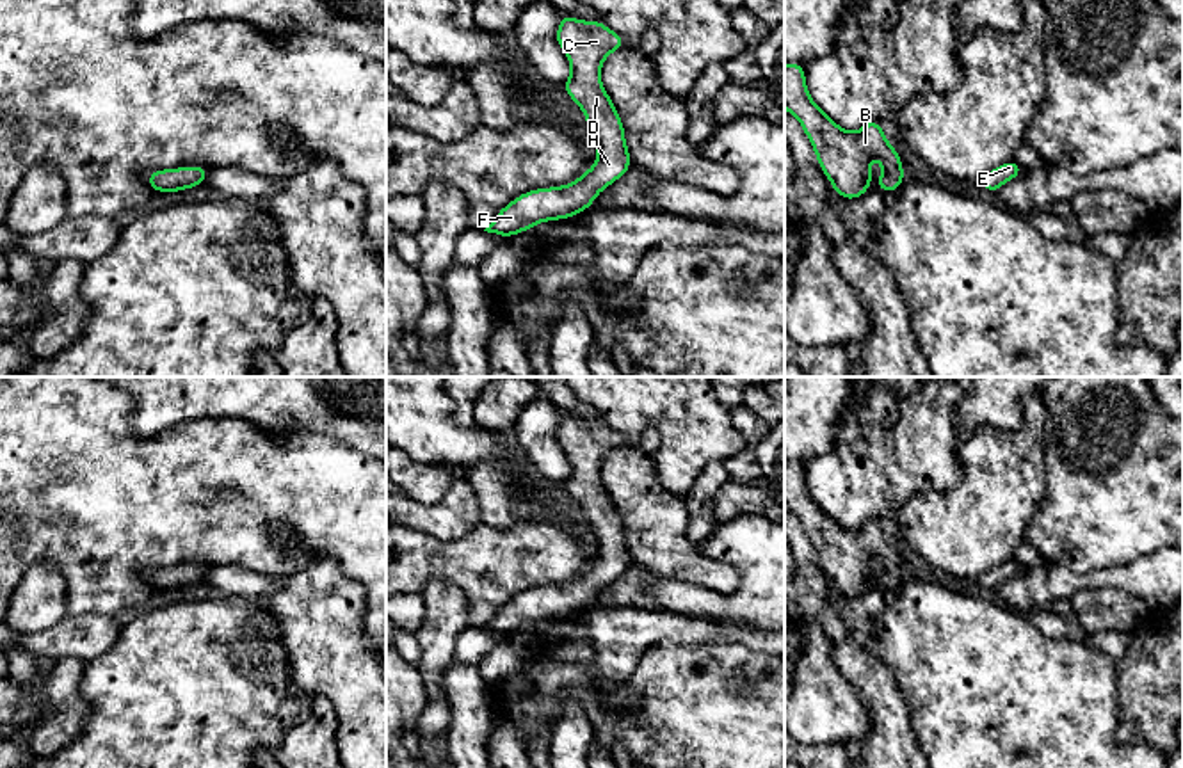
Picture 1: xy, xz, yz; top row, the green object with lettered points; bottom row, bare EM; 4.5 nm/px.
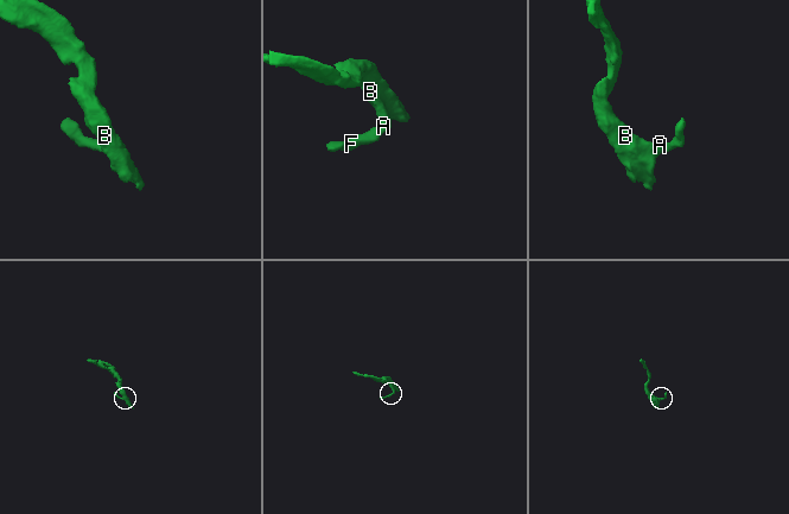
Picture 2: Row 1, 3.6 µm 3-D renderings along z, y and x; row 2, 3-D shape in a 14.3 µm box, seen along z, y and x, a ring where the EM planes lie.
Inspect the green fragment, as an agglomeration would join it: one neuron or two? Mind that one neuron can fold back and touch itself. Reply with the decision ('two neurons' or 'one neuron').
one neuron

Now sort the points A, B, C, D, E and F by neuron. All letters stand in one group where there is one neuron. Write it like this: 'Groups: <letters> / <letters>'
Groups: A B C D E F

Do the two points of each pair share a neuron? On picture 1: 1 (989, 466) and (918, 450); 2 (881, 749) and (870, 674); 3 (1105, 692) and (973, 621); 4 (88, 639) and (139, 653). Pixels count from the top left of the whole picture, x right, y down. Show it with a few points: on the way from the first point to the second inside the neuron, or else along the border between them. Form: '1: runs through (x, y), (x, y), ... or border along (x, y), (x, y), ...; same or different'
1: border along (963, 436), (961, 477), (933, 491); different
2: runs through (881, 731), (879, 692); same
3: runs through (1073, 692), (1045, 692), (1005, 653); same
4: border along (123, 626), (118, 639), (86, 664); different

